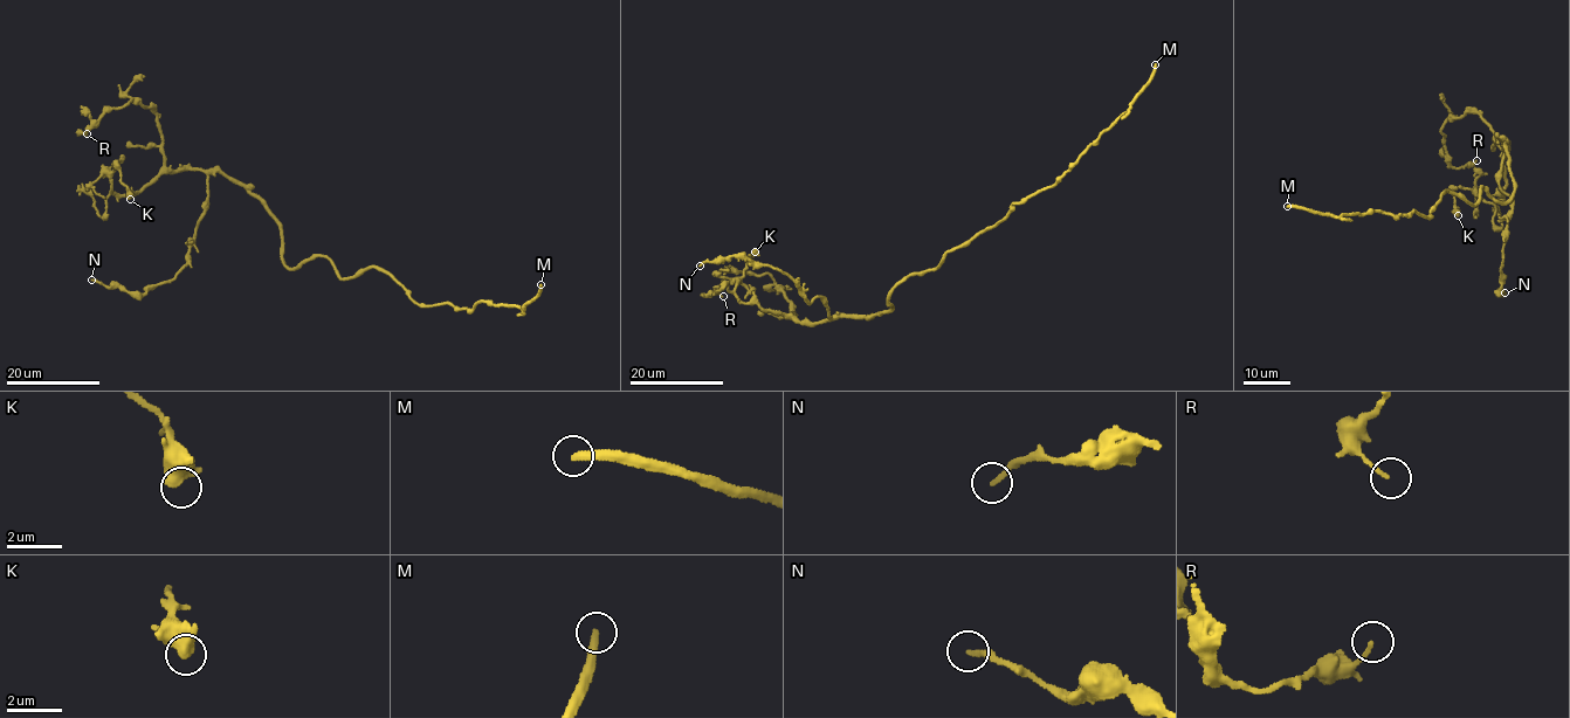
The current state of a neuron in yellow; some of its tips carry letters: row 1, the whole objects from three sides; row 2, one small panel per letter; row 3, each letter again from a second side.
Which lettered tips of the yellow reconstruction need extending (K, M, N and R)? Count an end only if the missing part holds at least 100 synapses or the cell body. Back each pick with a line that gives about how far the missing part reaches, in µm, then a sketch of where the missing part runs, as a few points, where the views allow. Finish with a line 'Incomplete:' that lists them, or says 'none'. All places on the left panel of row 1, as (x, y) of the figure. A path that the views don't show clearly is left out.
M: 80 µm
Incomplete: M

